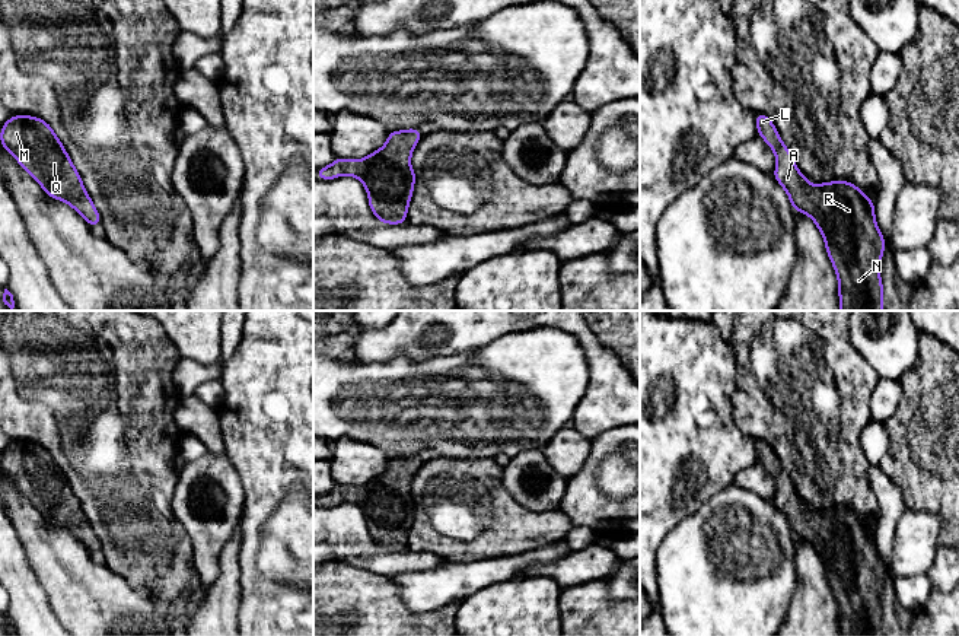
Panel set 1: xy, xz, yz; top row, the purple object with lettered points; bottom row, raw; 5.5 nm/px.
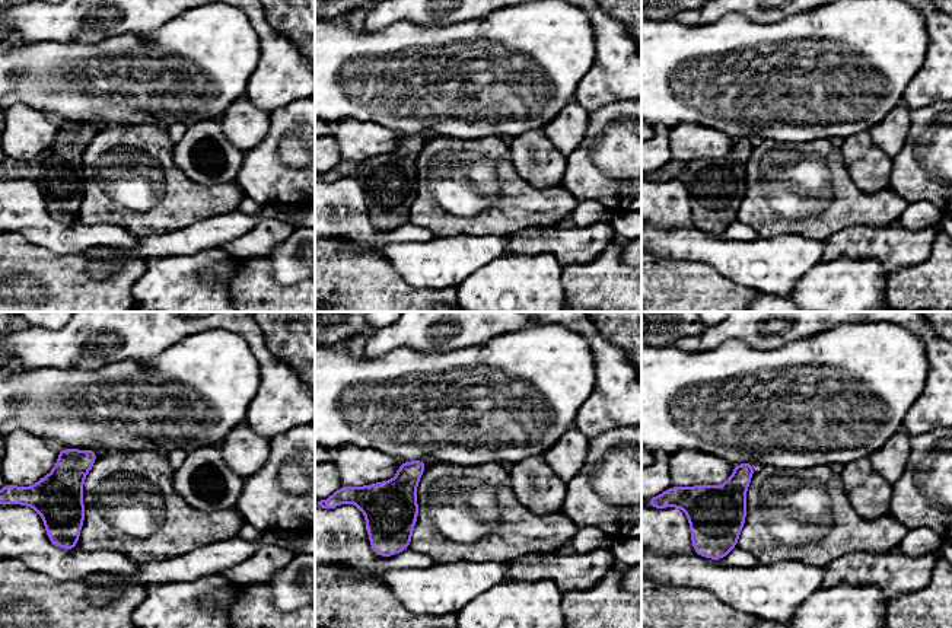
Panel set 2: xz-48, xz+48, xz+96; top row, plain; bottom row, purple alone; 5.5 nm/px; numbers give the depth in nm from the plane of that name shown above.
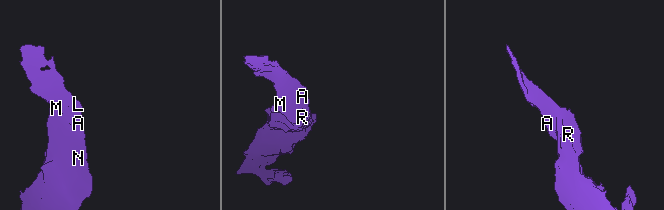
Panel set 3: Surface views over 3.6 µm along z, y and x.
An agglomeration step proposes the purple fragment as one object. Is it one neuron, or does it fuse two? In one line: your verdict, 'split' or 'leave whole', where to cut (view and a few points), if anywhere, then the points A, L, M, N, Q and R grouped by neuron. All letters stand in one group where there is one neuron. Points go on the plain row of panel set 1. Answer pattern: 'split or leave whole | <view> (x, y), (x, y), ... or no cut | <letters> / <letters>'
leave whole | no cut | A L M N Q R

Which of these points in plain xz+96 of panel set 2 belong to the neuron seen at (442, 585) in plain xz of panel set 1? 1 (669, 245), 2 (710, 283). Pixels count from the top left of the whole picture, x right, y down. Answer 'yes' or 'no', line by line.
1: yes
2: no

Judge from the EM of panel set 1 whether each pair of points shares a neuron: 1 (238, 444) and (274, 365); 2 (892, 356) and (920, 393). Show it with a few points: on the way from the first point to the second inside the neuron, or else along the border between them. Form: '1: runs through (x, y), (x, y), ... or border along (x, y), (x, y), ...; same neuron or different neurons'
1: runs through (258, 425), (273, 410), (274, 385); same neuron
2: border along (917, 340), (917, 362), (898, 379); different neurons

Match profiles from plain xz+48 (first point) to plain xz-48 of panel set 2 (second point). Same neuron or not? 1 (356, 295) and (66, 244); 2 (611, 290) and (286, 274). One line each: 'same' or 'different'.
1: different
2: different

